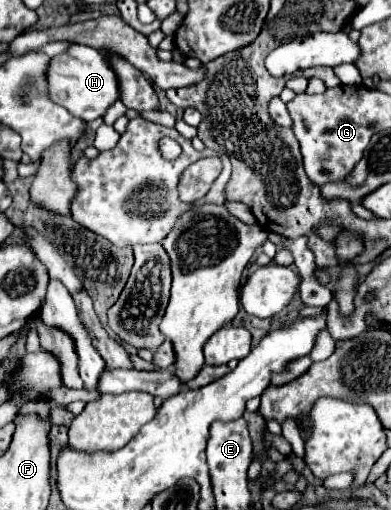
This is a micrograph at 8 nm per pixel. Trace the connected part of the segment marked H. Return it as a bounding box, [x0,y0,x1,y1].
[47,43,119,123]

